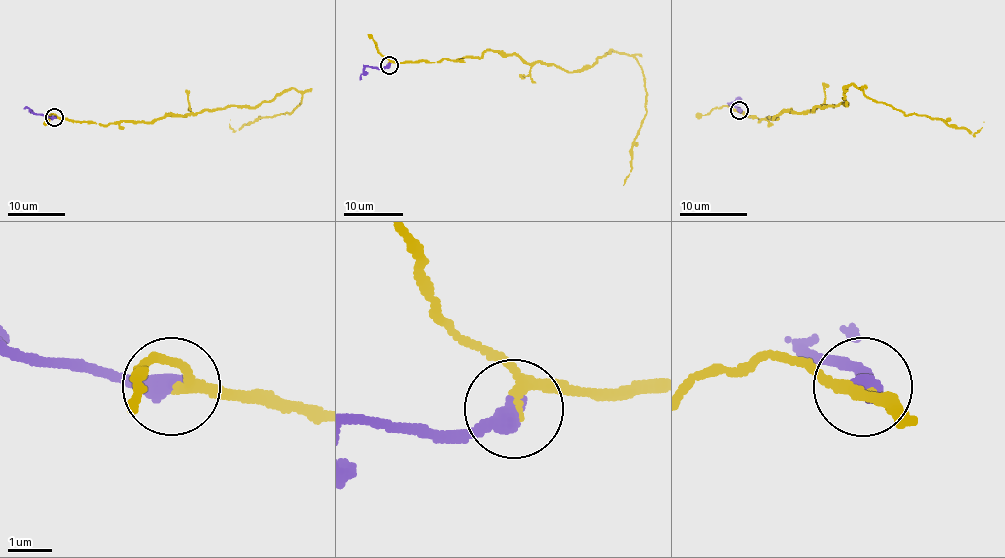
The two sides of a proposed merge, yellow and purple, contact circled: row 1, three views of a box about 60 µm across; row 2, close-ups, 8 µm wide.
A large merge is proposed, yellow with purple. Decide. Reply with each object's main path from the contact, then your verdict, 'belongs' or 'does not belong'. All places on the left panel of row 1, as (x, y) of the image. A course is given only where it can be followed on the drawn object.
yellow runs (53, 118), (155, 121), (255, 107), (296, 88), (301, 94), (292, 112), (234, 131), (230, 119); purple runs (53, 118), (24, 109); belongs

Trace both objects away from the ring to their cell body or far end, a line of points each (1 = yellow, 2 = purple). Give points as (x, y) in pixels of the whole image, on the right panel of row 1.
1: (739, 111), (760, 120), (847, 105), (843, 92), (853, 84), (876, 101), (965, 127), (973, 135), (984, 121)
2: (739, 111), (730, 105), (738, 98), (742, 100)

